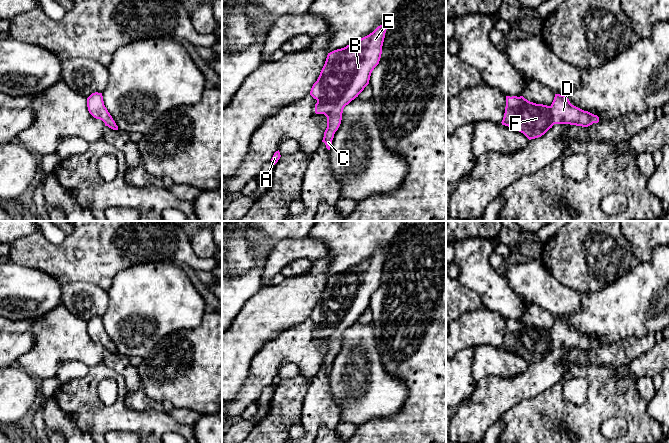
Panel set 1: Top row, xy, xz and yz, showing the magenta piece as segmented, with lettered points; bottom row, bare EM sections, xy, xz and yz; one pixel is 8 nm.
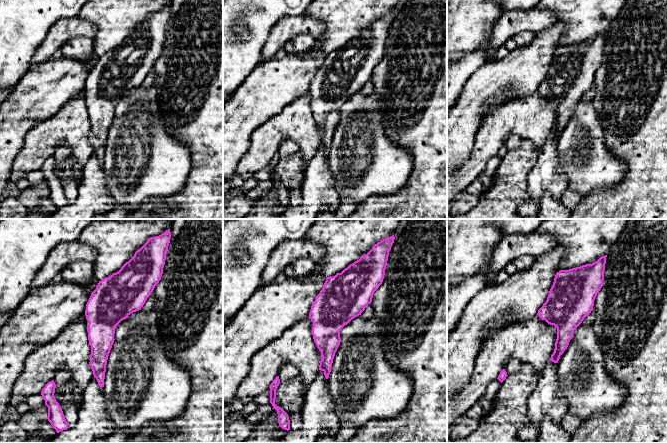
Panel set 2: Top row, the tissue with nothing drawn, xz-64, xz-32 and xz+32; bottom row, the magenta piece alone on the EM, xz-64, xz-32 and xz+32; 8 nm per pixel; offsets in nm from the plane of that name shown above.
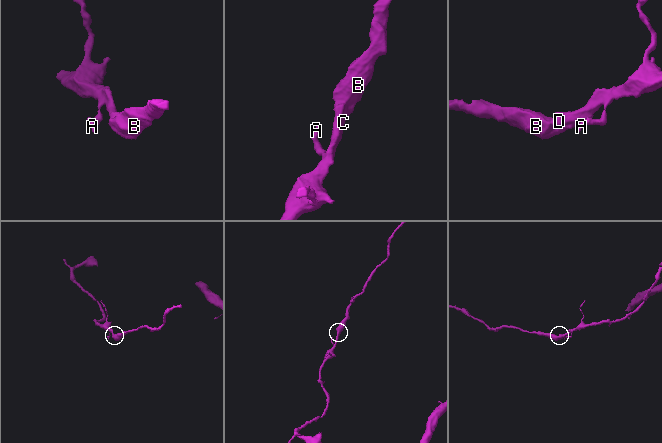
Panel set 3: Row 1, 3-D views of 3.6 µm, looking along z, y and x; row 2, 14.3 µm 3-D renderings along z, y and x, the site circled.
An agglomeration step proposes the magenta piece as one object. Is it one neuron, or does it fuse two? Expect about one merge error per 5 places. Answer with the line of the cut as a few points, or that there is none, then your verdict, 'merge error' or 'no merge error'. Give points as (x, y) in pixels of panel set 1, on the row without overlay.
no cut; no merge error

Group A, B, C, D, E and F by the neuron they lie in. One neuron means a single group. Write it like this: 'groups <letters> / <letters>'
groups A B C D E F

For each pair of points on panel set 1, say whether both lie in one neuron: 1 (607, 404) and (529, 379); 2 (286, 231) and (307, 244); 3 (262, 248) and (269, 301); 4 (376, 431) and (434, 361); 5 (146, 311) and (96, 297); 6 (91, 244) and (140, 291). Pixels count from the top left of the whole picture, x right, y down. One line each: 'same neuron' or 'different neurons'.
1: different neurons
2: different neurons
3: different neurons
4: same neuron
5: different neurons
6: different neurons

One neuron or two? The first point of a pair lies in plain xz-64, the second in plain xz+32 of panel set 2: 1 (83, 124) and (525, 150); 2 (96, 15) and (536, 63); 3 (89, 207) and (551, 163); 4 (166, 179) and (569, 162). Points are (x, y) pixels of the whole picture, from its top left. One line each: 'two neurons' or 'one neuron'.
1: two neurons
2: two neurons
3: one neuron
4: one neuron

